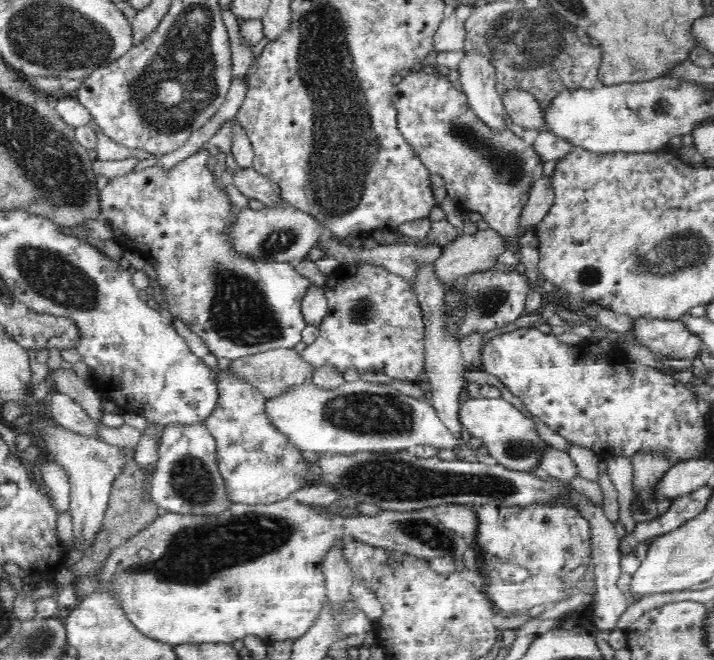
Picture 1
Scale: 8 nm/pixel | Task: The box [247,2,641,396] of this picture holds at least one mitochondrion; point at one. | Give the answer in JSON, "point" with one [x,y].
{"point":[522,40]}

